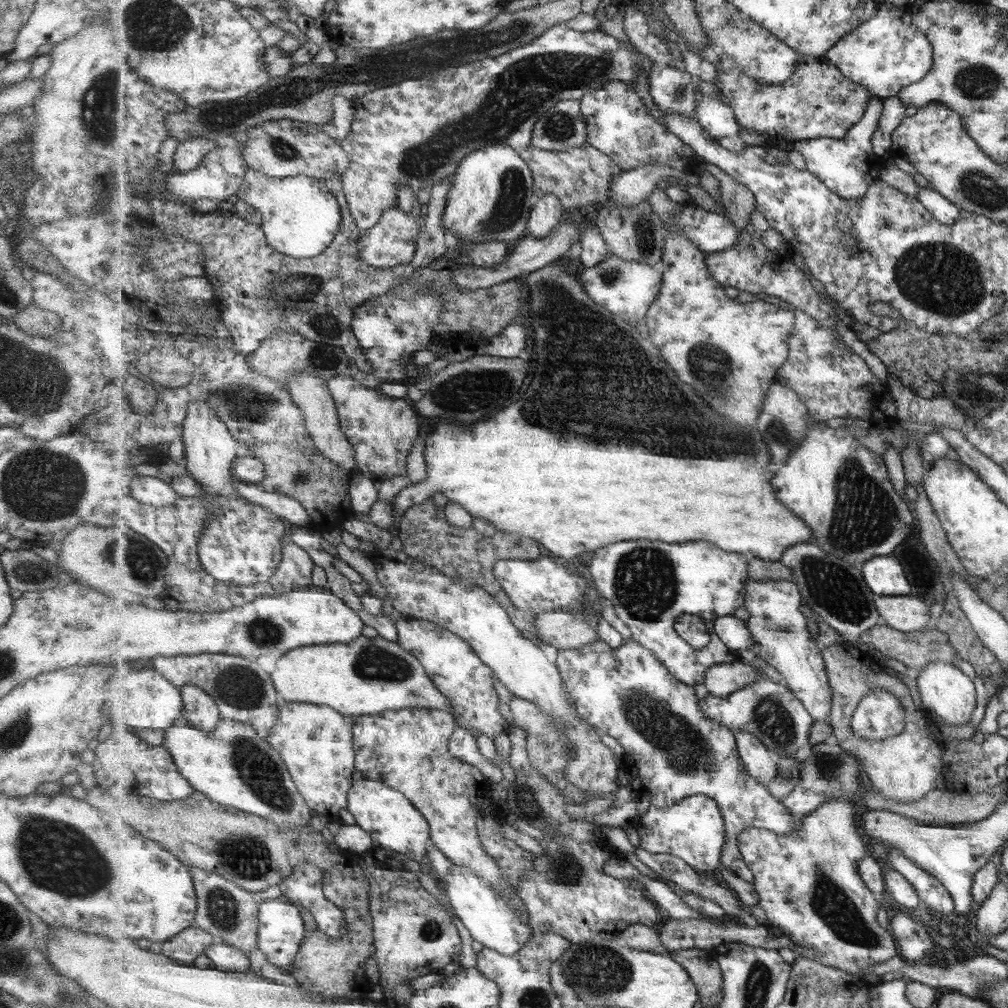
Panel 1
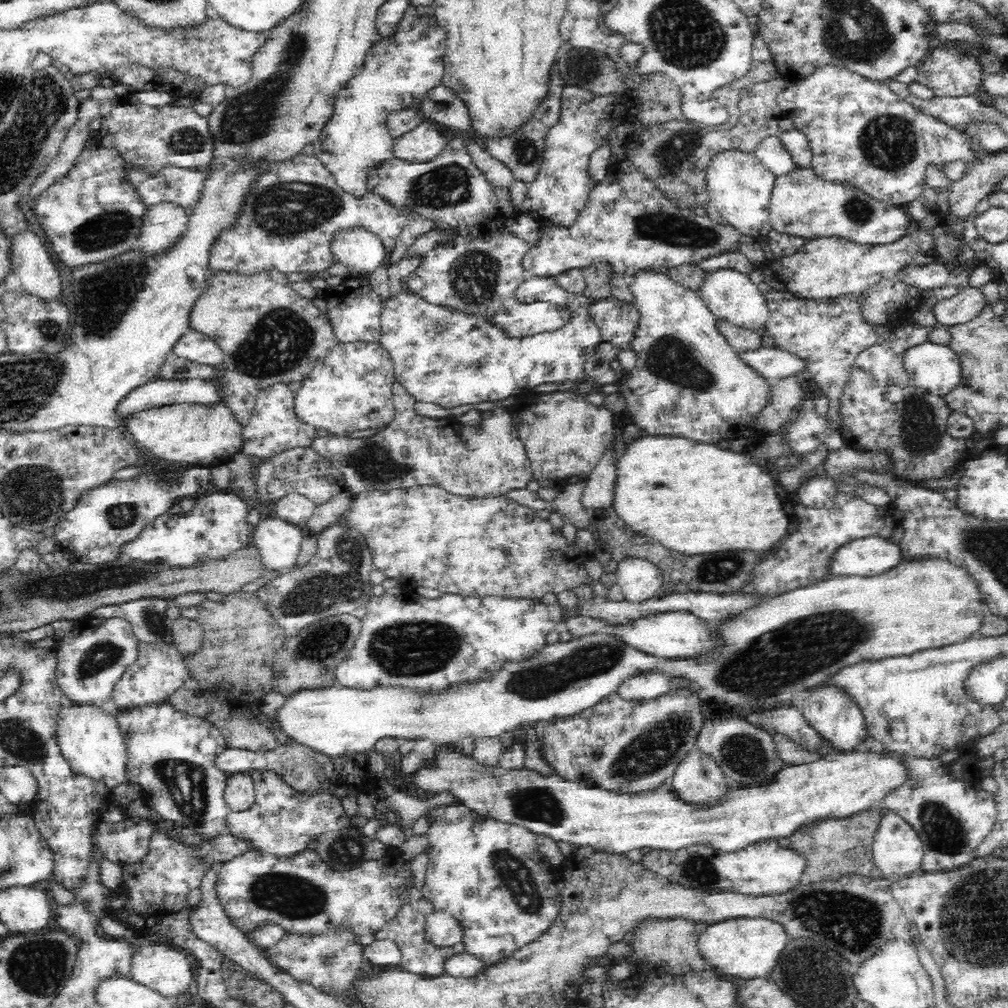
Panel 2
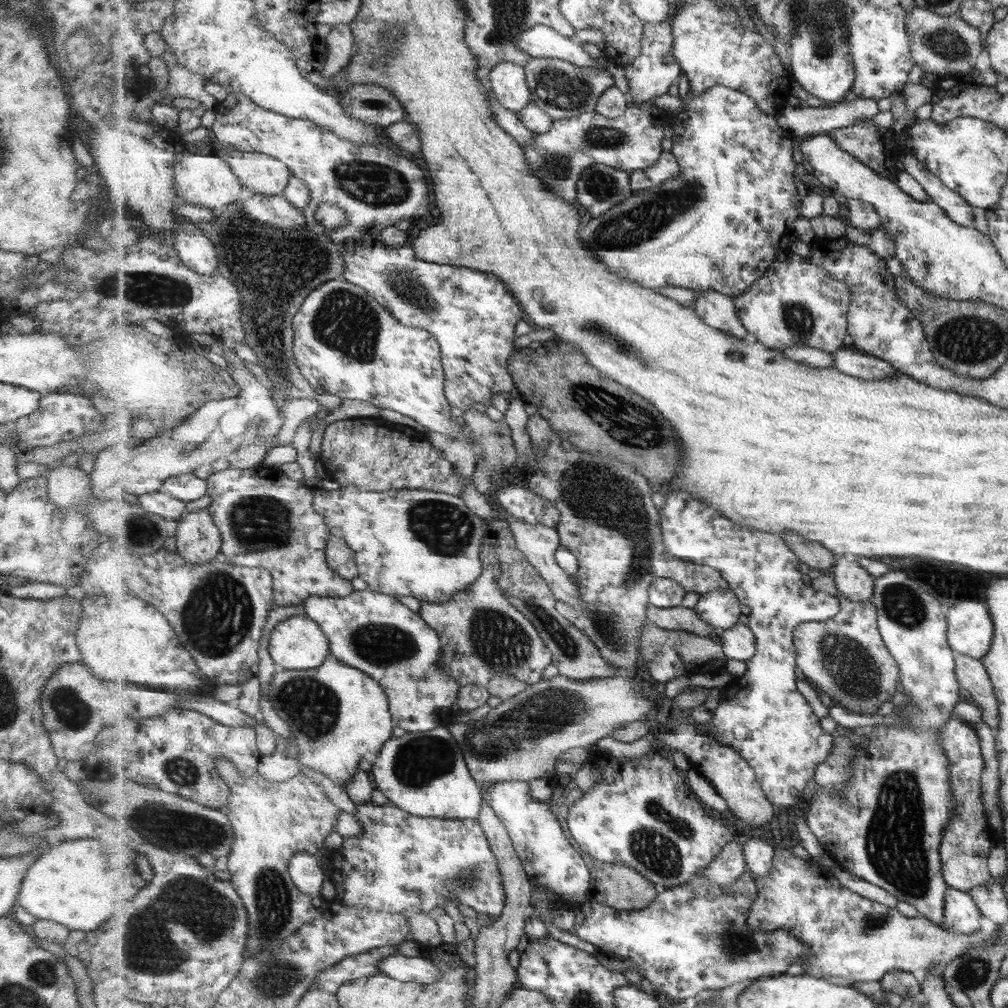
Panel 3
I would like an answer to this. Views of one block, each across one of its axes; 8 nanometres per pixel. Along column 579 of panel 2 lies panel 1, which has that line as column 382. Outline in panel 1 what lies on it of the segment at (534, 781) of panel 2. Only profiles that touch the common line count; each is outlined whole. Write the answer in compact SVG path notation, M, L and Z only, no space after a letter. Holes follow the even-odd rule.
M358 779L354 782L348 796L348 811L356 820L356 825L369 832L376 844L407 855L417 863L421 862L425 855L427 856L429 844L431 843L429 822L400 790L395 790L383 782Z

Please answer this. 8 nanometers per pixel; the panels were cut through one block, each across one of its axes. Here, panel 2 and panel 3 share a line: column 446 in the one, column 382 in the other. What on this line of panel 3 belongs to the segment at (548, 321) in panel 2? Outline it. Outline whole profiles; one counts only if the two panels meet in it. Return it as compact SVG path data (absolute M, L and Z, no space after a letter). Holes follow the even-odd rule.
M350 239L340 243L342 248L342 256L345 259L345 274L342 275L344 281L361 286L361 289L369 292L385 309L389 310L397 320L409 327L417 327L425 329L440 343L440 349L442 350L442 361L444 362L444 370L446 374L446 394L451 407L457 407L461 411L469 411L475 408L475 404L484 405L486 408L491 407L491 398L495 394L507 395L511 390L515 390L516 384L513 380L512 373L508 369L509 359L512 358L513 353L516 352L515 346L515 326L521 322L521 320L527 320L528 314L521 307L517 298L513 296L512 292L508 289L508 286L499 279L499 277L479 272L477 270L470 270L469 268L461 268L451 265L441 265L435 262L425 262L425 259L421 259L417 256L415 250L411 246L400 246L399 248L390 247L386 245L383 240L371 239L371 240L354 240Z

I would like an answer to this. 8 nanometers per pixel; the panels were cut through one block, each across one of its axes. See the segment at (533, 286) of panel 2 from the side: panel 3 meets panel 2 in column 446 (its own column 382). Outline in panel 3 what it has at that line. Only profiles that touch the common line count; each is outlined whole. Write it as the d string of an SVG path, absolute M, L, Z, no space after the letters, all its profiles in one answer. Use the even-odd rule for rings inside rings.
M343 278L327 282L303 302L293 319L294 359L303 376L314 386L345 400L371 403L379 409L390 409L408 416L429 431L451 438L466 434L459 422L451 416L451 404L446 394L446 374L440 343L431 332L403 325L361 286Z

